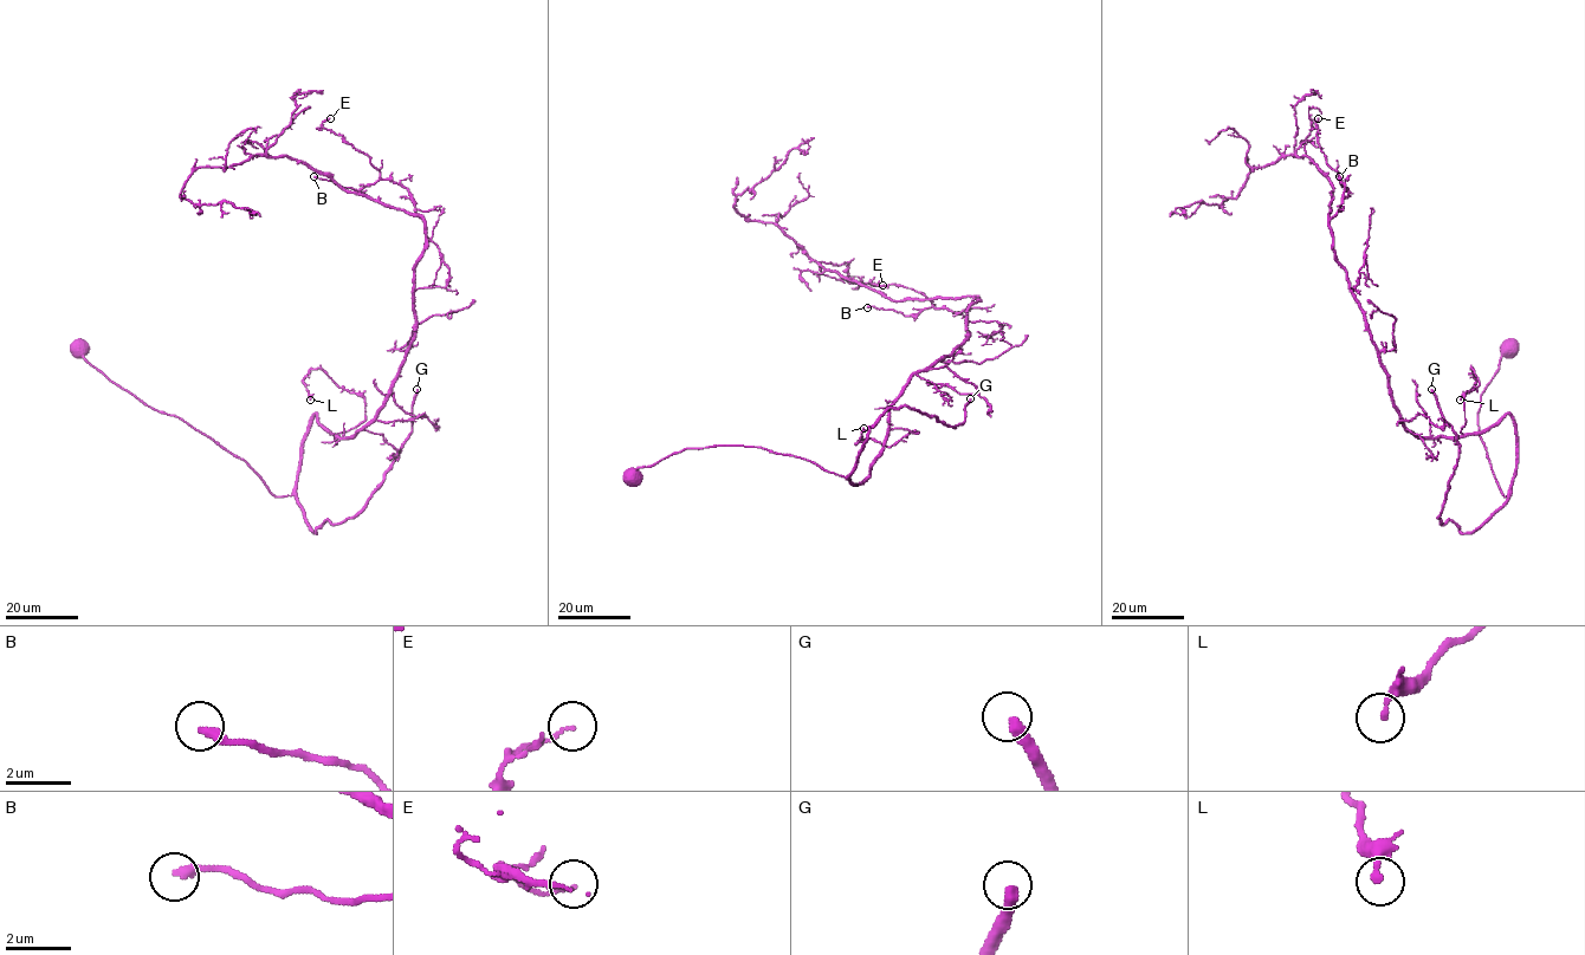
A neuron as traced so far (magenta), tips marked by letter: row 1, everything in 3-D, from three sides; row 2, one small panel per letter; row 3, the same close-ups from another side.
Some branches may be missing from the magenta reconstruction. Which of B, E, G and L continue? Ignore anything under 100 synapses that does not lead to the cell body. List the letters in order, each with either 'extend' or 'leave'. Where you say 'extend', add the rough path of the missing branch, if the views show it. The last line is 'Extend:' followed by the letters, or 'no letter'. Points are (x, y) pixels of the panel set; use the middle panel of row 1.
B: leave
E: leave
G: extend
L: leave
Extend: G

